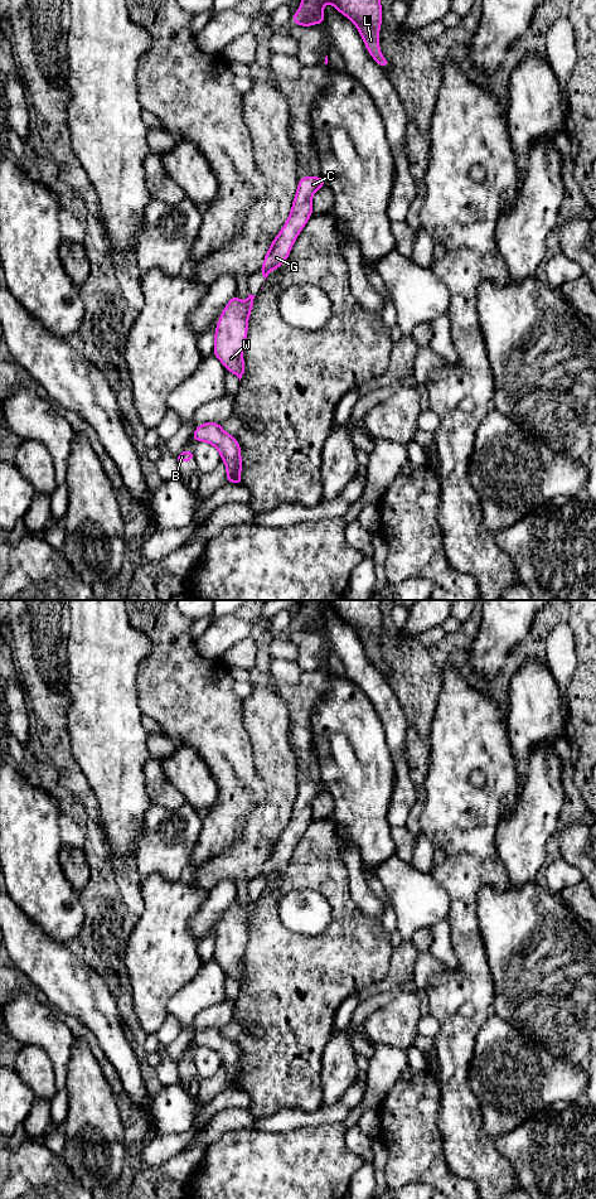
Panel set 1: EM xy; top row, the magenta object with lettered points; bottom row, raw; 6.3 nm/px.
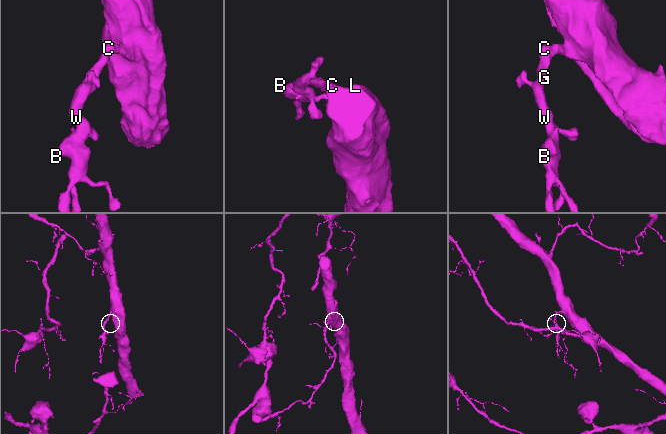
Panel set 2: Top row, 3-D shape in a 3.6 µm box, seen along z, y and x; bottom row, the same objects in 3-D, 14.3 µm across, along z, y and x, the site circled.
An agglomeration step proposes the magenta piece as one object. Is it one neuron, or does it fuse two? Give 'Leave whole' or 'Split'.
Leave whole

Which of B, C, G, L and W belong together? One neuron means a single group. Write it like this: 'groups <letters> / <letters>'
groups B C G L W

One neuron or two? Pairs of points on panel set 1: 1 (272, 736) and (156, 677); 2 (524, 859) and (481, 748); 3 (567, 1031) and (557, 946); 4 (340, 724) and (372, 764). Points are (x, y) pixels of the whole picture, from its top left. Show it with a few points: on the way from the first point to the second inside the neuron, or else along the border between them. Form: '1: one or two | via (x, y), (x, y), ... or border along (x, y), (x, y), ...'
1: two | border along (241, 701), (242, 723), (252, 749)
2: two | border along (519, 786), (515, 798), (502, 815), (495, 836)
3: one | via (558, 1010), (557, 967)
4: one | via (352, 731), (372, 753)

